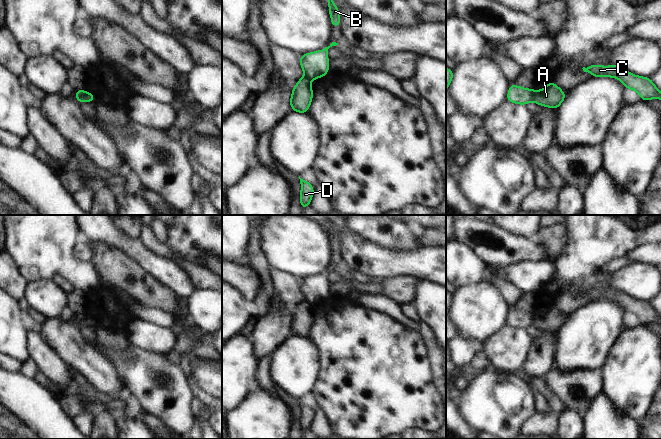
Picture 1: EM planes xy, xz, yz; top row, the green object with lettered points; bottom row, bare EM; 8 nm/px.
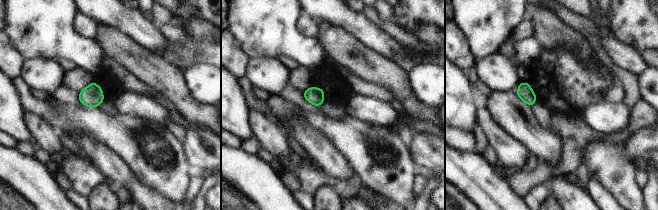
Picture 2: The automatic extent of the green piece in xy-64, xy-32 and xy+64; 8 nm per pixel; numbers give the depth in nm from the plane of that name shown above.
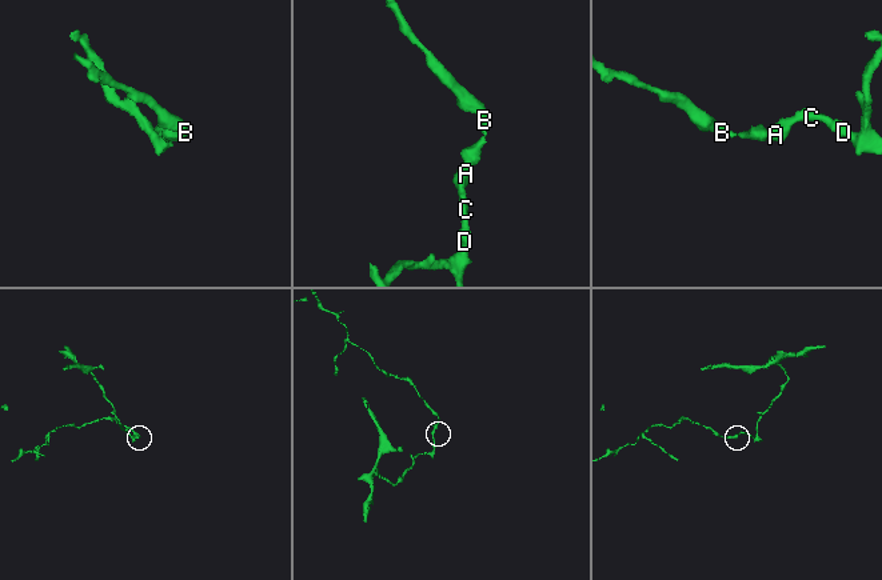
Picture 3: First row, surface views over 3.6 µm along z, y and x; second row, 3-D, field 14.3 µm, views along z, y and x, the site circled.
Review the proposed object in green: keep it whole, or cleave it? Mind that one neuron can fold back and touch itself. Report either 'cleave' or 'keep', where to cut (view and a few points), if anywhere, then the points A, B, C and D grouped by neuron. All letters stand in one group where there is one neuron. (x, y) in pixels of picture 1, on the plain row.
cleave; cut in xy along (83, 315), (87, 324); A C D / B

